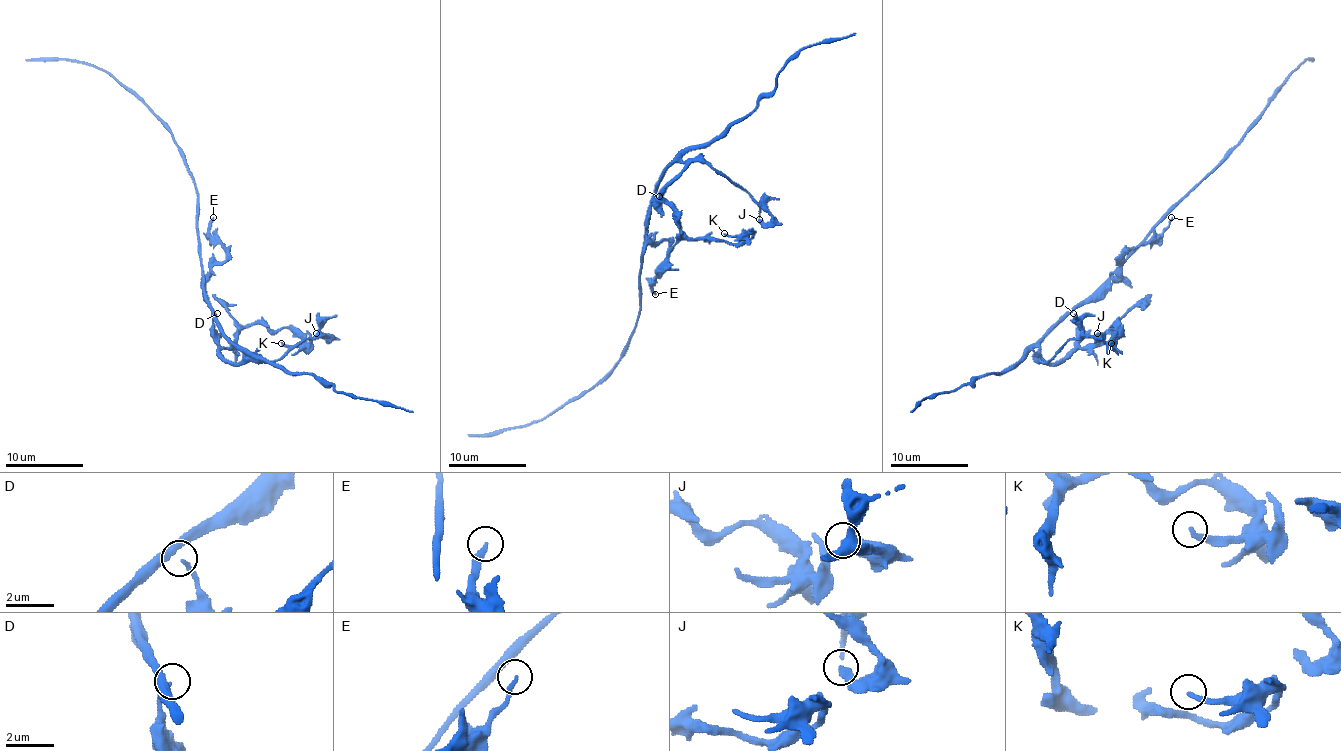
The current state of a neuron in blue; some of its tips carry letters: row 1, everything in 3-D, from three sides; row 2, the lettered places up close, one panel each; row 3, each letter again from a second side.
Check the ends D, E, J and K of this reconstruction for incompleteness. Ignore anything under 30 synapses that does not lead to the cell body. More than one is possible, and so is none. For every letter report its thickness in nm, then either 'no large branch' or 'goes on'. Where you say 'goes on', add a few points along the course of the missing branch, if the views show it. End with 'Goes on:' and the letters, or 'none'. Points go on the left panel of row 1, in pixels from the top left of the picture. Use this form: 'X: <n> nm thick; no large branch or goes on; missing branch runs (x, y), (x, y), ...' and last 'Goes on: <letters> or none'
D: 200 nm thick; no large branch
E: 190 nm thick; no large branch
J: 360 nm thick; no large branch
K: 200 nm thick; no large branch
Goes on: none

